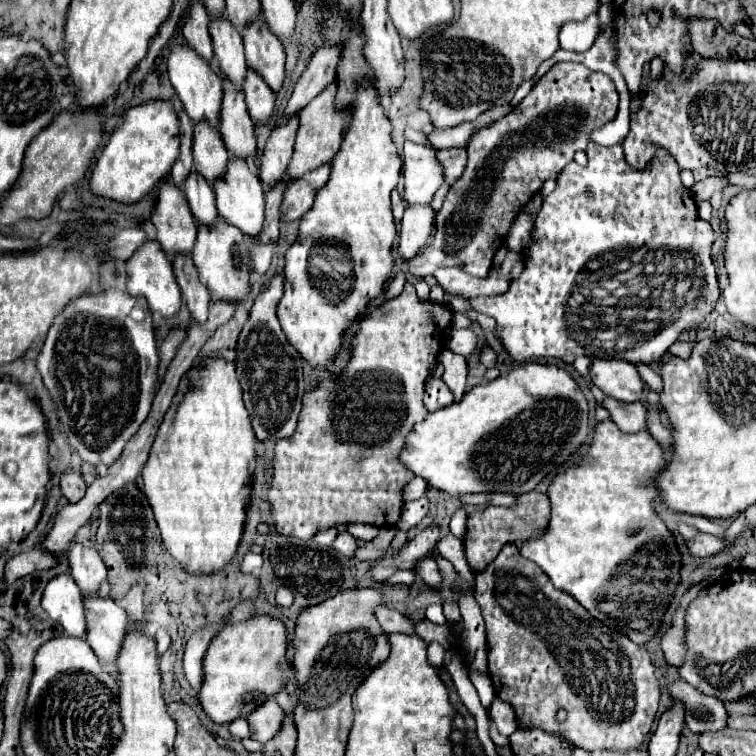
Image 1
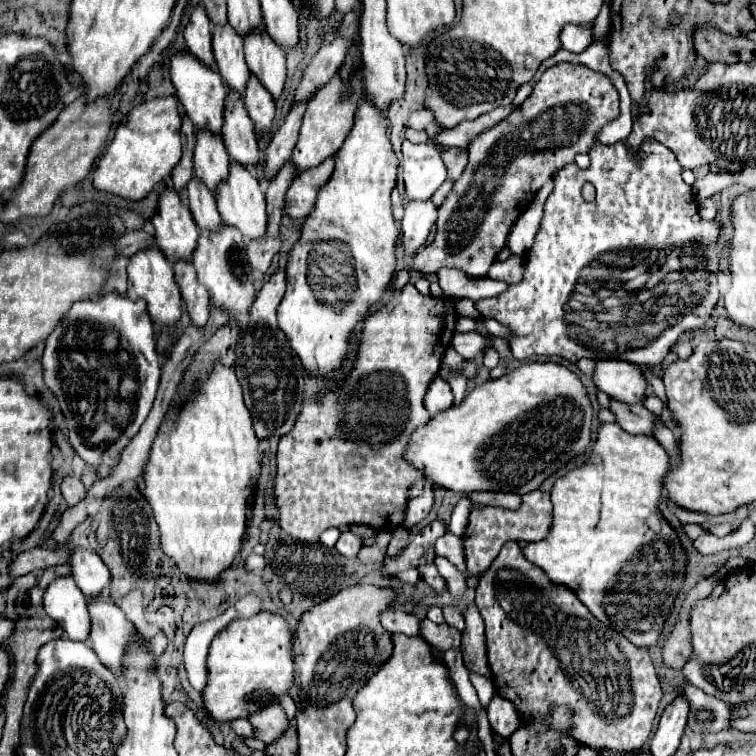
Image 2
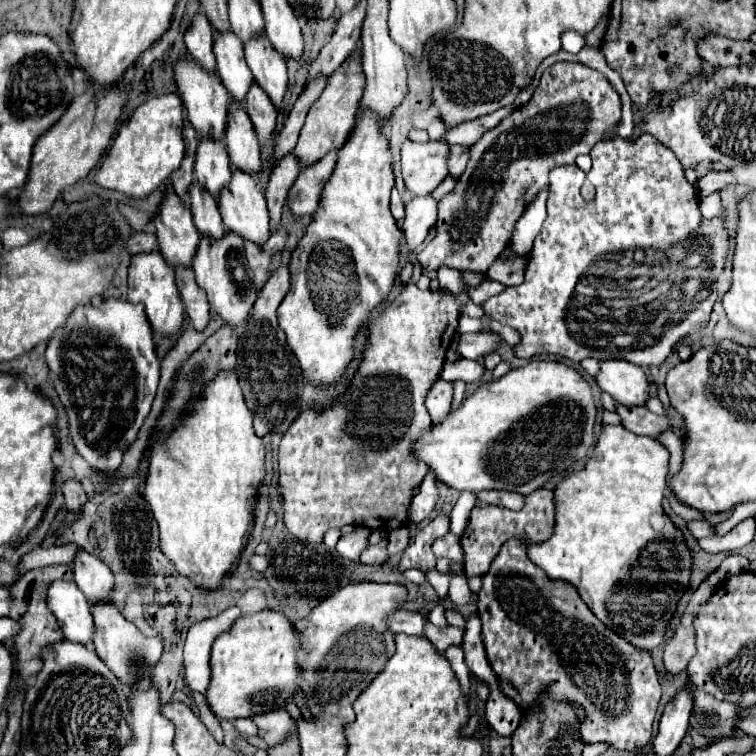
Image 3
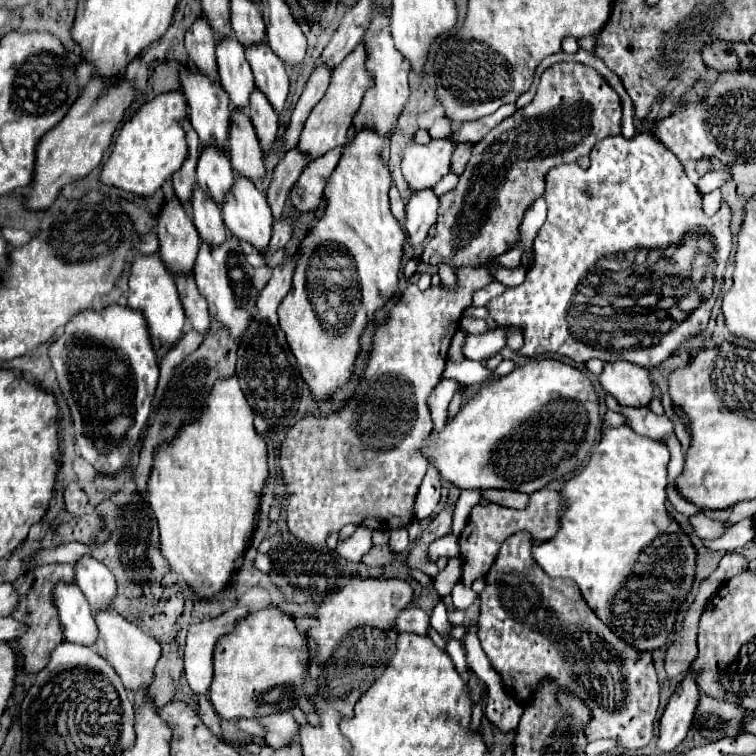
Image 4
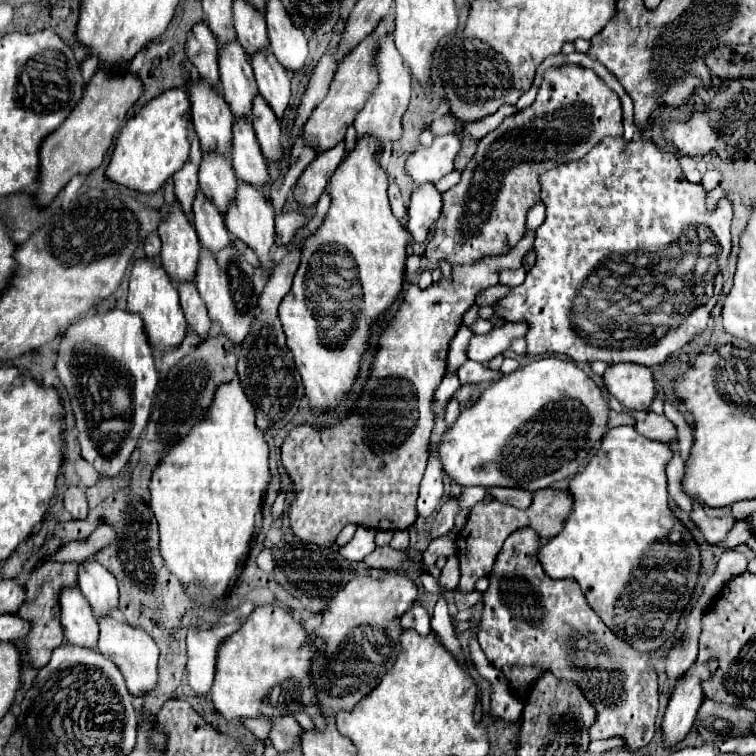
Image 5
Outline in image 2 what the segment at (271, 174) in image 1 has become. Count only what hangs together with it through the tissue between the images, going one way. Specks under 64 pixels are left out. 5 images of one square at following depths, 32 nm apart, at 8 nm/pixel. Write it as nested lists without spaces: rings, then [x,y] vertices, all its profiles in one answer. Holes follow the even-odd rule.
[[[302,100],[300,104],[296,104],[290,110],[286,122],[272,134],[272,140],[270,140],[270,146],[268,146],[268,152],[266,152],[266,178],[268,180],[292,156],[292,150],[294,150],[294,144],[298,140],[300,124],[302,124],[304,112],[308,108],[308,102],[310,100]]]

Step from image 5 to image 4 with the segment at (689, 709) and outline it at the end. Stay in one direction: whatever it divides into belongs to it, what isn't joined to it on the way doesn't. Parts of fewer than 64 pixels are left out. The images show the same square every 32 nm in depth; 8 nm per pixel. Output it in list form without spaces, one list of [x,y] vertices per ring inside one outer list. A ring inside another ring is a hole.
[[[688,670],[688,674],[678,684],[676,692],[672,694],[664,710],[664,716],[660,720],[660,738],[658,738],[658,748],[662,752],[672,752],[692,728],[694,712],[700,700],[700,688],[696,676],[698,672]]]

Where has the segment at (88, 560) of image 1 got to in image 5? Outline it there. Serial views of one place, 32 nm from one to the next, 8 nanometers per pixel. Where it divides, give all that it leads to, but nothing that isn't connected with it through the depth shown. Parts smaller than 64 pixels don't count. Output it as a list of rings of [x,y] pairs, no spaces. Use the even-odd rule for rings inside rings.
[[[84,560],[78,572],[78,588],[90,602],[96,618],[110,616],[118,610],[118,586],[116,578],[96,560]]]

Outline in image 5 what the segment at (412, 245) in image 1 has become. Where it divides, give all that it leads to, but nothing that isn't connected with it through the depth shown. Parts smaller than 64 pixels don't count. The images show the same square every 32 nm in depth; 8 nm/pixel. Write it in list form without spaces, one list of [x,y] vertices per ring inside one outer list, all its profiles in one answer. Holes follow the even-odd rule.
[[[432,182],[418,186],[412,192],[412,200],[408,206],[408,232],[412,234],[414,242],[424,242],[430,226],[440,218],[442,210],[442,192]]]

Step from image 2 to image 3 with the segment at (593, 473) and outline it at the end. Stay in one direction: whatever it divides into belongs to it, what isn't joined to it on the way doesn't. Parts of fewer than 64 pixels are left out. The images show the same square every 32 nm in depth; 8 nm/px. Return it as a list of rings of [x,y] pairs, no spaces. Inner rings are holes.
[[[604,426],[588,464],[562,480],[556,488],[558,512],[552,538],[528,546],[530,560],[540,566],[548,578],[560,578],[574,584],[598,620],[636,648],[644,650],[652,650],[664,642],[678,600],[690,588],[692,576],[692,552],[682,532],[662,508],[668,458],[666,446],[658,440],[638,436],[624,426]]]

